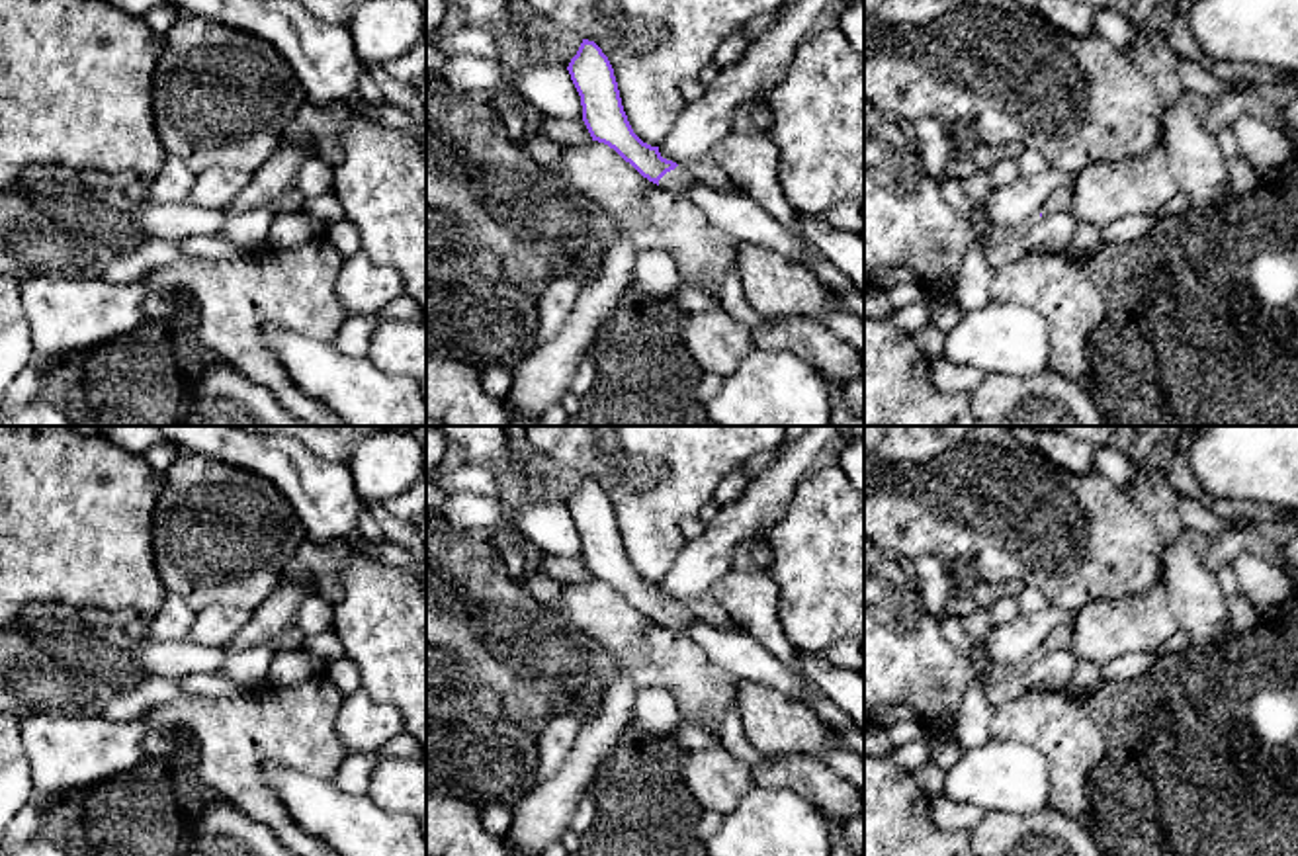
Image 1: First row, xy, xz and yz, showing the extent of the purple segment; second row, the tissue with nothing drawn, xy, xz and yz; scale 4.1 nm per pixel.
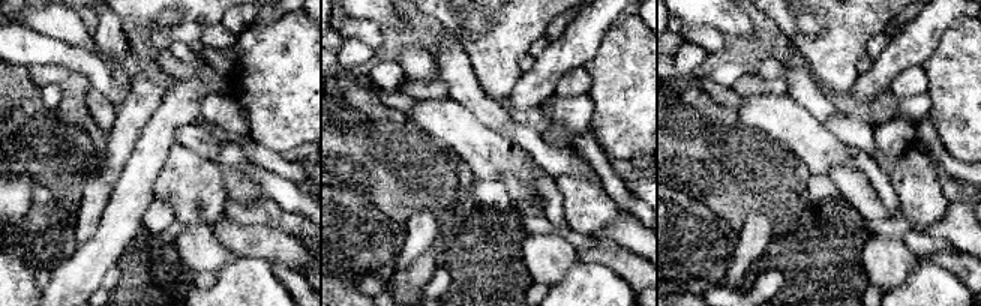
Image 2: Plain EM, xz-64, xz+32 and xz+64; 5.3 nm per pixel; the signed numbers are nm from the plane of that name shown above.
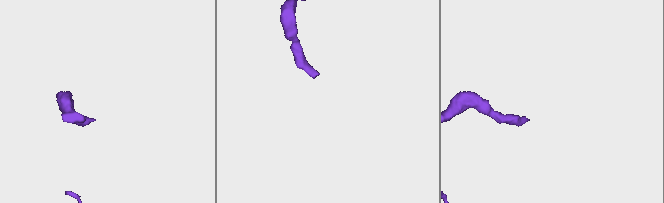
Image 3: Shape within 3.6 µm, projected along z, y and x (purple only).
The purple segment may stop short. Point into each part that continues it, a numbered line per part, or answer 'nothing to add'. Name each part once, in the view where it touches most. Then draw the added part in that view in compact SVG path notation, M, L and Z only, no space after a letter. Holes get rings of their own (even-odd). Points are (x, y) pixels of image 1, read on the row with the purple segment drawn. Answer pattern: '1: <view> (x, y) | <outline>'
1: xz (677, 180) | M676 166L674 170L667 172L659 186L676 193L684 193L684 190L694 182L696 178L690 174L686 166Z

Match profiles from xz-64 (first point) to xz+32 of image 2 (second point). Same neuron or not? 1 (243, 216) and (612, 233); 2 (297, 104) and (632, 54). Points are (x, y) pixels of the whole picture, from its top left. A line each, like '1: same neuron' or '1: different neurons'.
1: different neurons
2: same neuron

